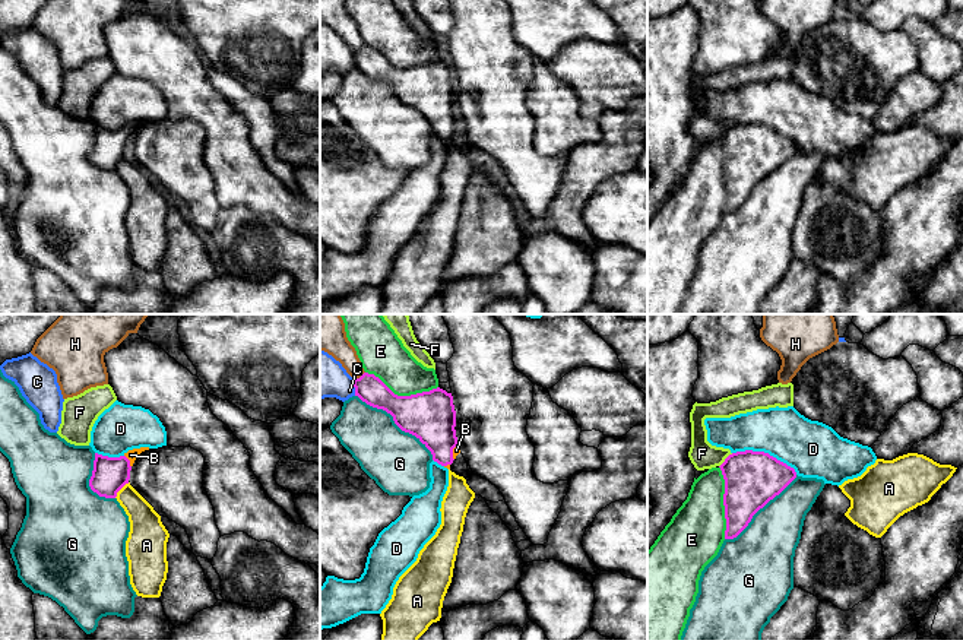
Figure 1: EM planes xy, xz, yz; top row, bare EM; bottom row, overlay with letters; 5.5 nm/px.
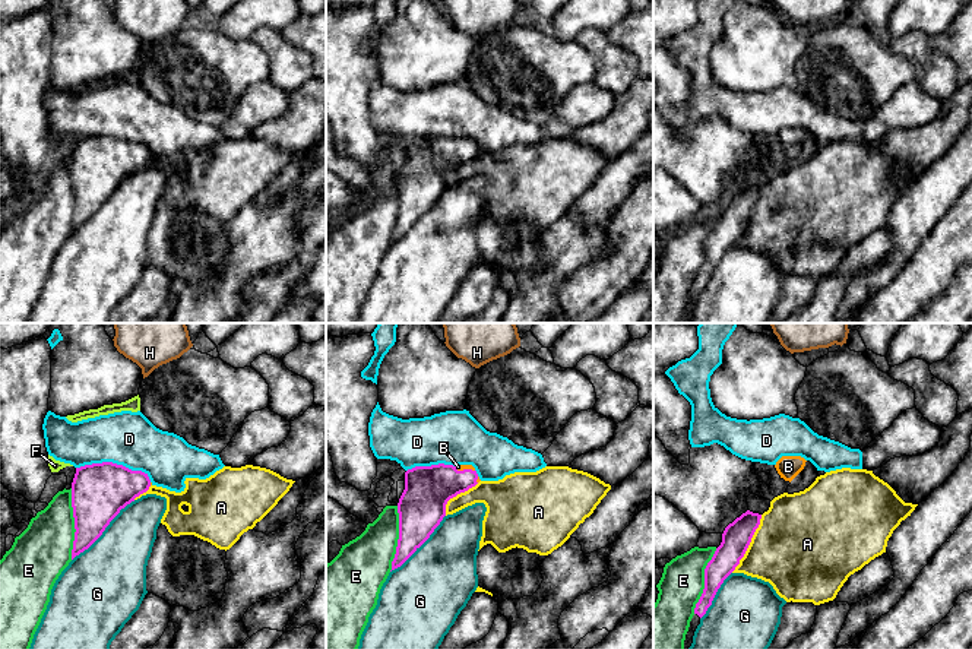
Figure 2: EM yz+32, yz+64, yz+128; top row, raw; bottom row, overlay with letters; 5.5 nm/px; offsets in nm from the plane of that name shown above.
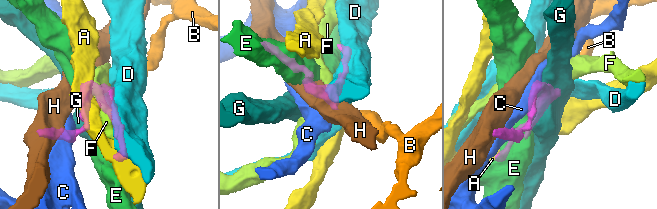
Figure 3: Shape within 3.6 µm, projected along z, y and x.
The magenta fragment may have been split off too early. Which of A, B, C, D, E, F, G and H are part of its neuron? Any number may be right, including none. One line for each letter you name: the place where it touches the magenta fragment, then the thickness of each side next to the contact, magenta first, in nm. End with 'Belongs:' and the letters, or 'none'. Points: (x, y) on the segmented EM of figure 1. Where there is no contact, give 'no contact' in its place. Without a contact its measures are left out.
B: xy (129, 461) | 190/60 nm
Belongs: B

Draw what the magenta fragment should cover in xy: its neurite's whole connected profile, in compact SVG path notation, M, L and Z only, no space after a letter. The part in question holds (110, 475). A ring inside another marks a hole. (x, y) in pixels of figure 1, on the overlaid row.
M149 447L133 449L120 457L95 453L94 471L89 487L99 497L115 498L117 492L129 484L130 471L136 457Z

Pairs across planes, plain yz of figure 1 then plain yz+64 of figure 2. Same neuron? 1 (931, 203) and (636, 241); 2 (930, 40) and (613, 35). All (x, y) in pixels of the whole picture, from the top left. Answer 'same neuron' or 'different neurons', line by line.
1: different neurons
2: different neurons

